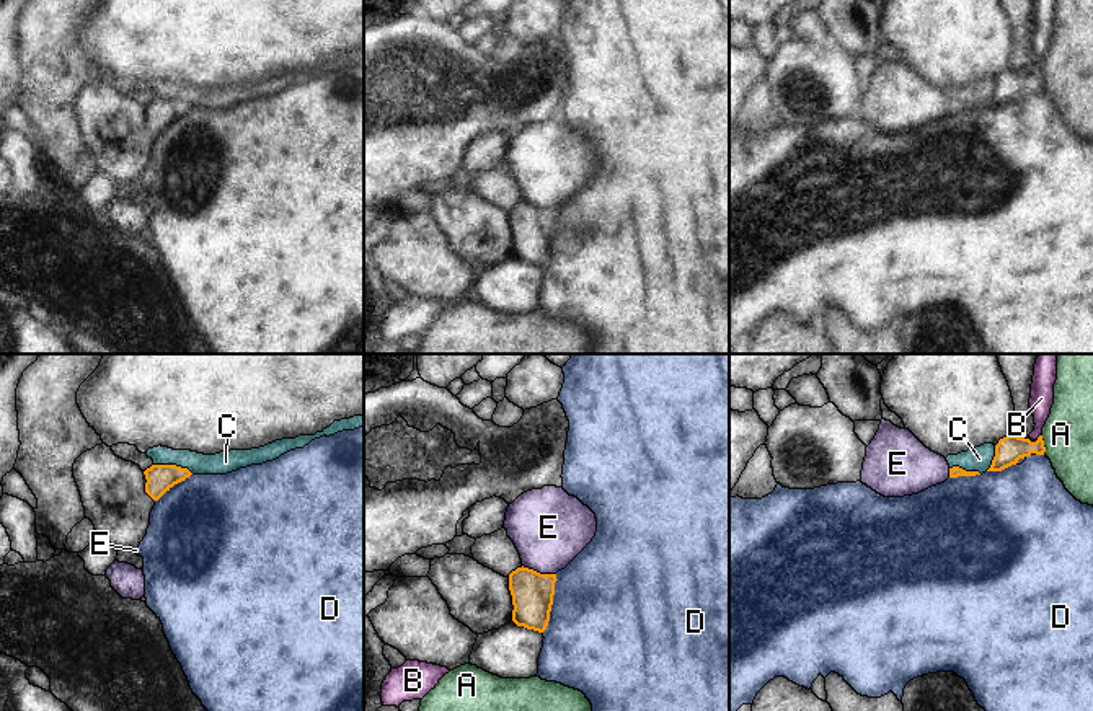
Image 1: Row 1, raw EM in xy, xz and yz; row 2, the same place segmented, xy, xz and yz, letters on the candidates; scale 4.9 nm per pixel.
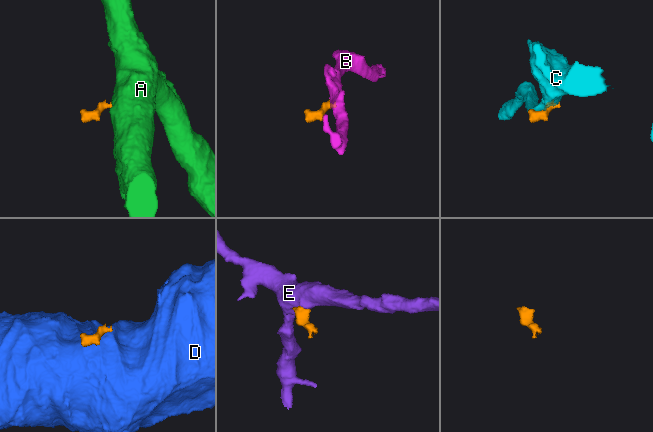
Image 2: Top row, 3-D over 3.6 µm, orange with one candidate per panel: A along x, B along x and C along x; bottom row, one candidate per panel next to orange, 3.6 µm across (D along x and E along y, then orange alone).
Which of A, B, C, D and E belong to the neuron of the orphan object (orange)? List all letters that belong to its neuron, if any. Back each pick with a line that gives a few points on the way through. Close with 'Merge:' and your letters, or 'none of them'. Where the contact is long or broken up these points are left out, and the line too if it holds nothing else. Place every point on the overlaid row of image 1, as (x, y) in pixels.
B: way yz (1010, 449), (1031, 447), (1038, 437), (1041, 400)
Merge: B

